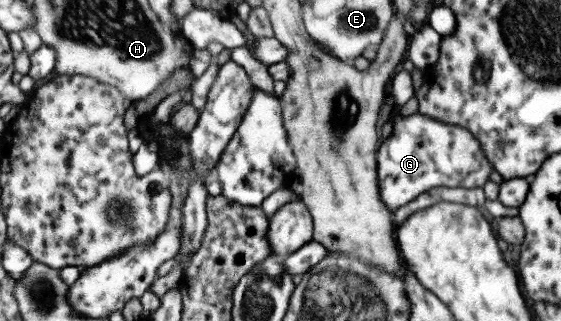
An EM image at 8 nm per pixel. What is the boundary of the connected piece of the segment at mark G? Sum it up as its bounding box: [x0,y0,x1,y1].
[377,112,494,213]

